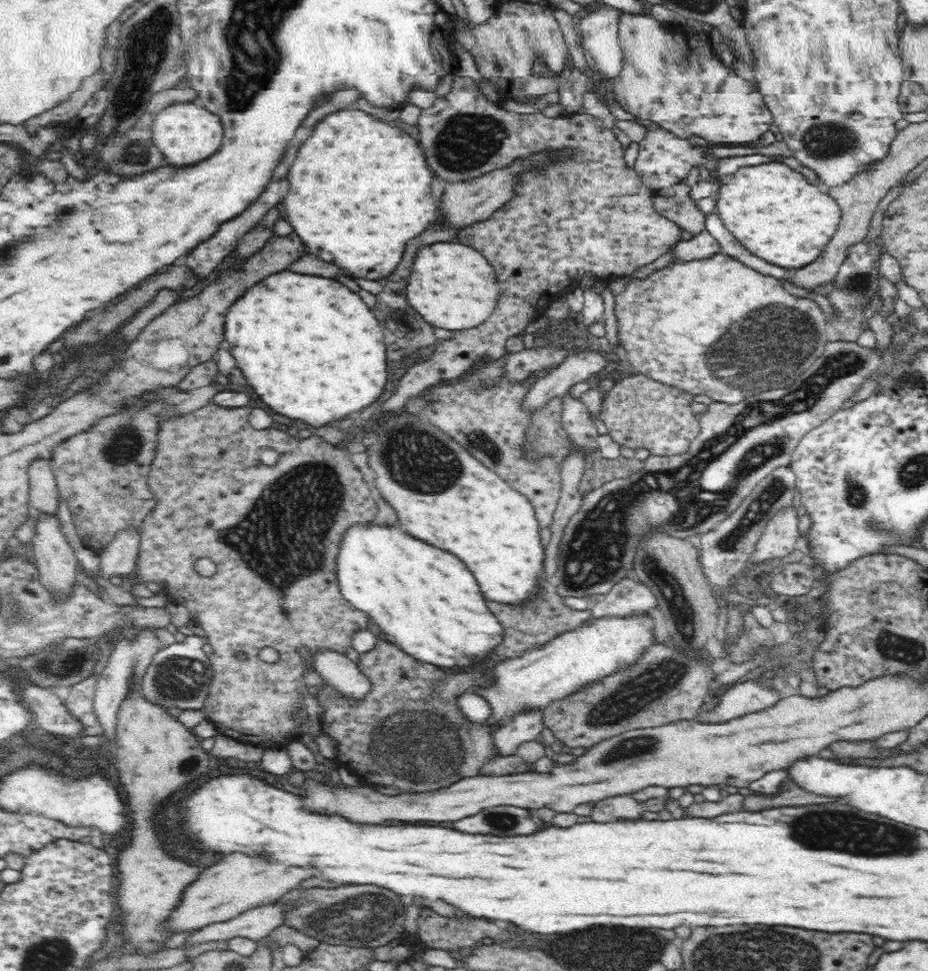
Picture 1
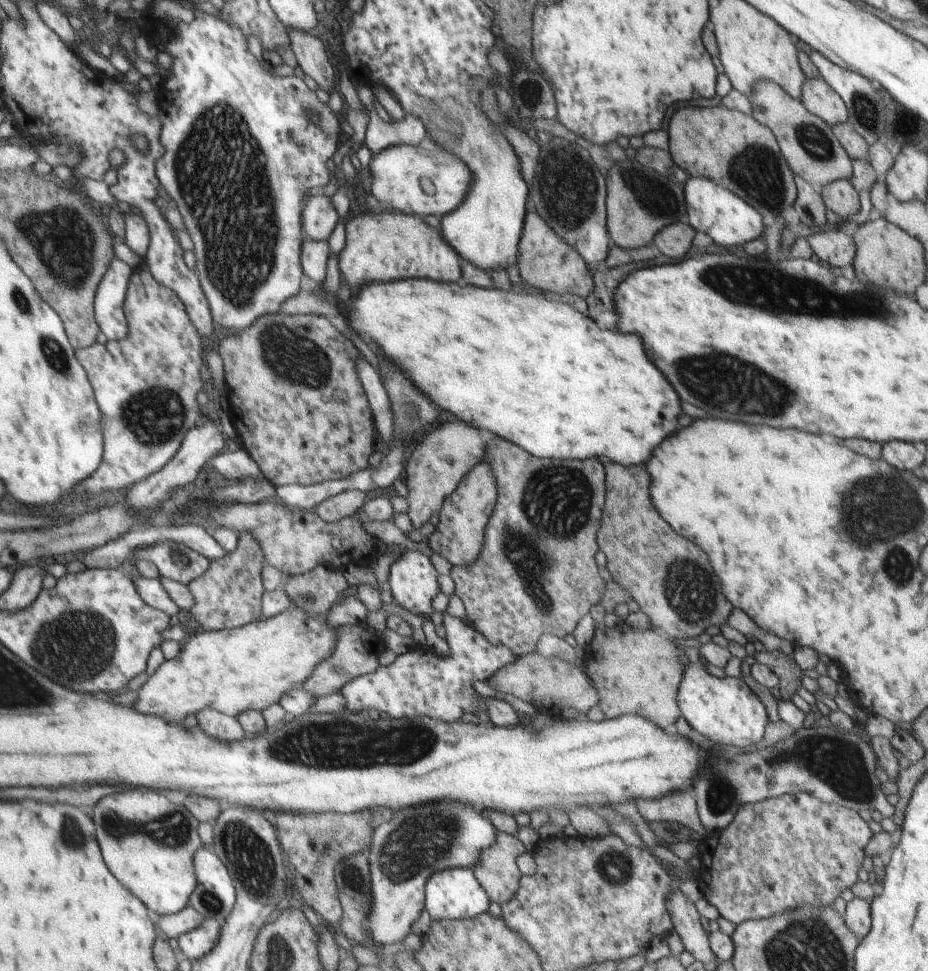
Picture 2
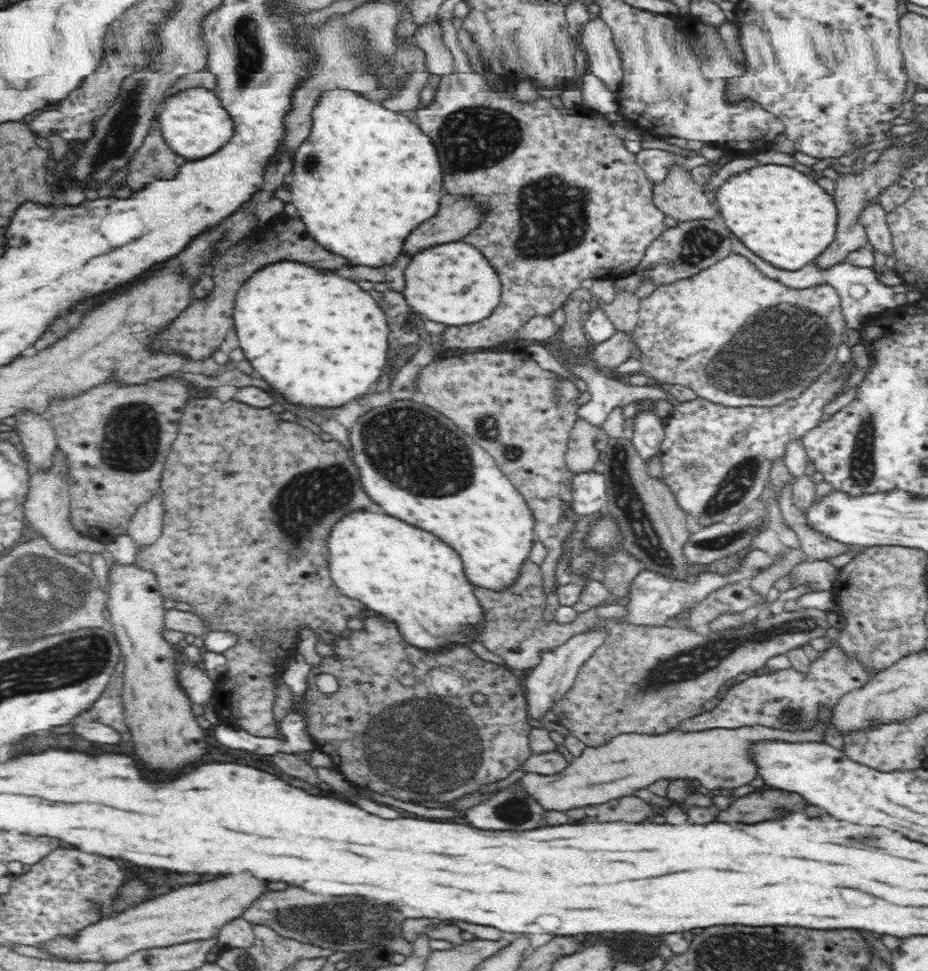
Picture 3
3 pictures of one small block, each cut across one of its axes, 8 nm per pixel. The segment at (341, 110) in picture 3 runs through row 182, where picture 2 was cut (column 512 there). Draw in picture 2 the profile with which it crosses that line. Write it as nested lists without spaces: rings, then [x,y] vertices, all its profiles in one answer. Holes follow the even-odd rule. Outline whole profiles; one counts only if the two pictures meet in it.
[[[397,280],[389,284],[369,284],[369,288],[359,288],[357,294],[351,294],[349,300],[345,300],[345,306],[341,308],[343,314],[349,320],[349,326],[353,332],[361,338],[369,338],[381,354],[393,362],[437,408],[449,412],[457,420],[473,426],[491,430],[491,434],[517,444],[519,448],[525,448],[534,457],[569,458],[569,460],[585,460],[585,458],[609,458],[617,464],[643,464],[649,458],[649,452],[667,438],[667,432],[675,430],[675,418],[679,414],[679,400],[671,386],[665,382],[665,378],[659,374],[657,368],[649,362],[649,358],[643,352],[643,344],[637,336],[629,336],[617,329],[603,329],[596,318],[583,316],[575,308],[563,302],[551,302],[546,300],[541,293],[526,294],[519,290],[507,292],[493,288],[475,288],[475,286],[457,286],[457,284],[445,284],[445,282],[433,282],[433,280]]]

